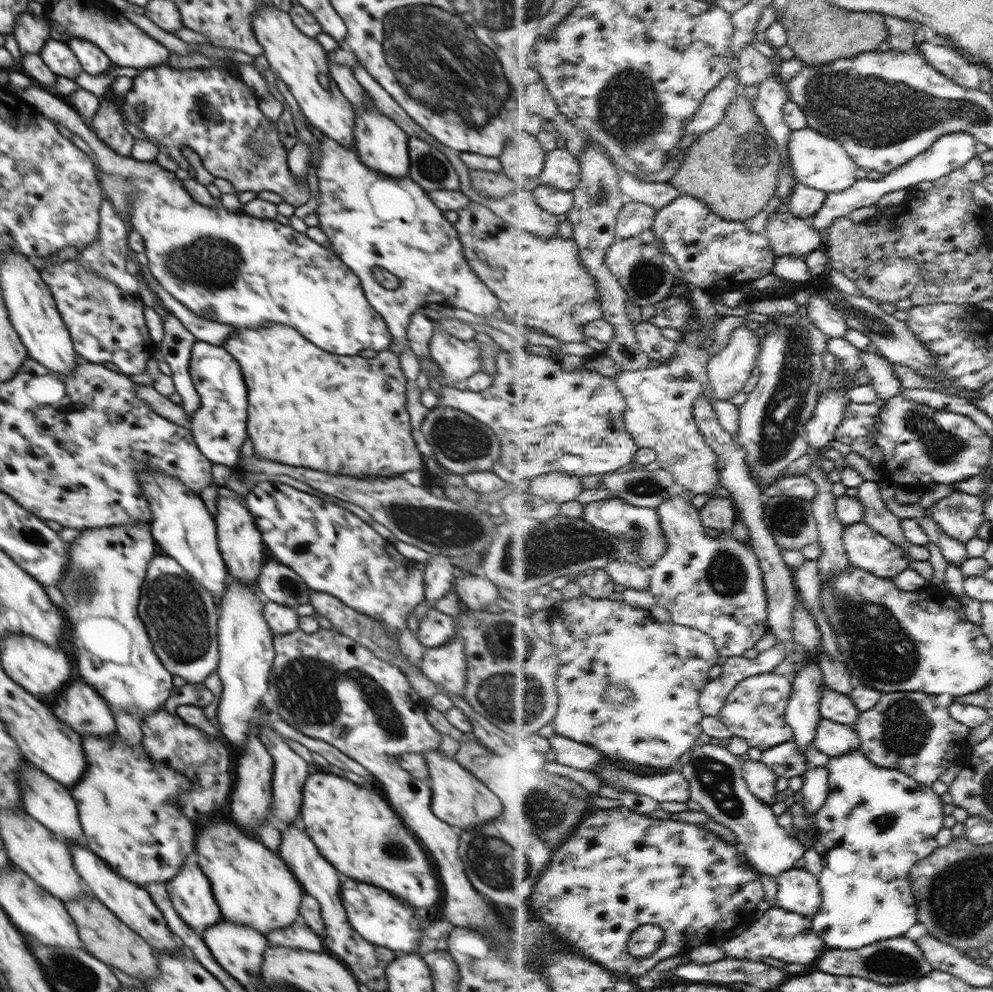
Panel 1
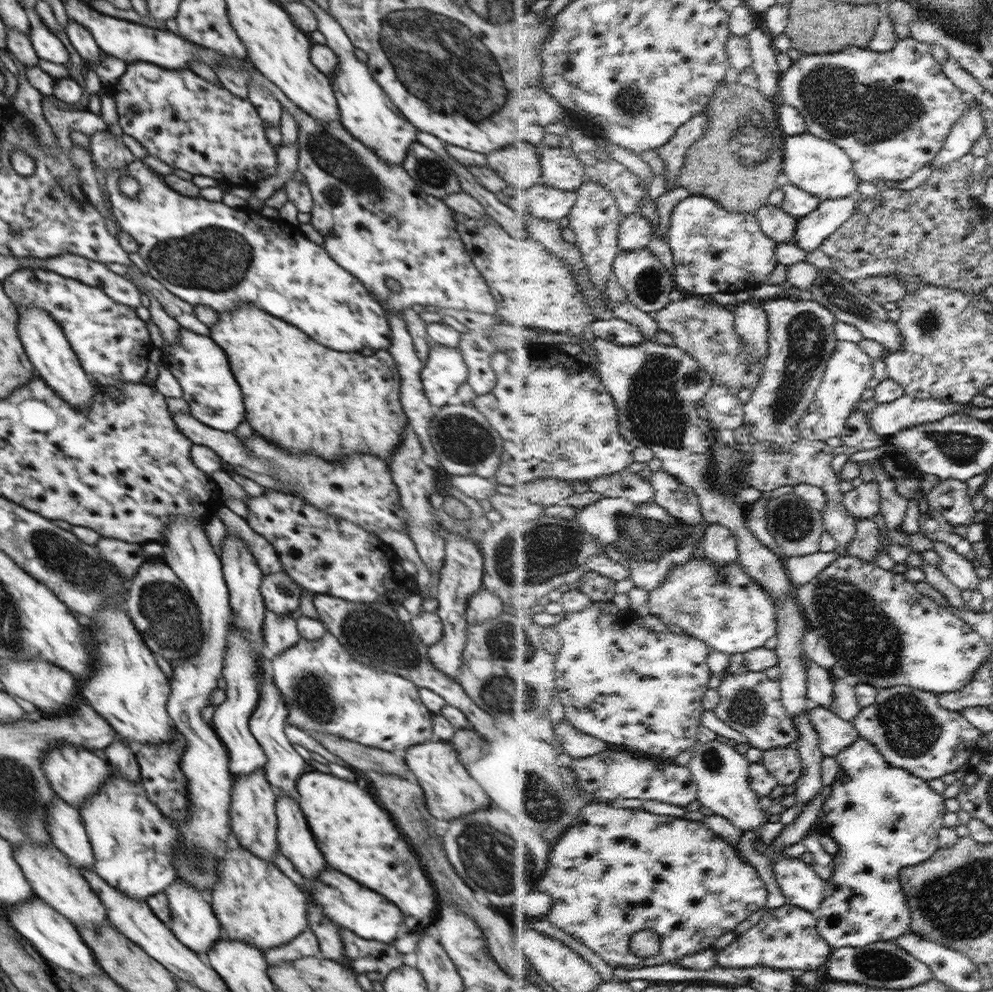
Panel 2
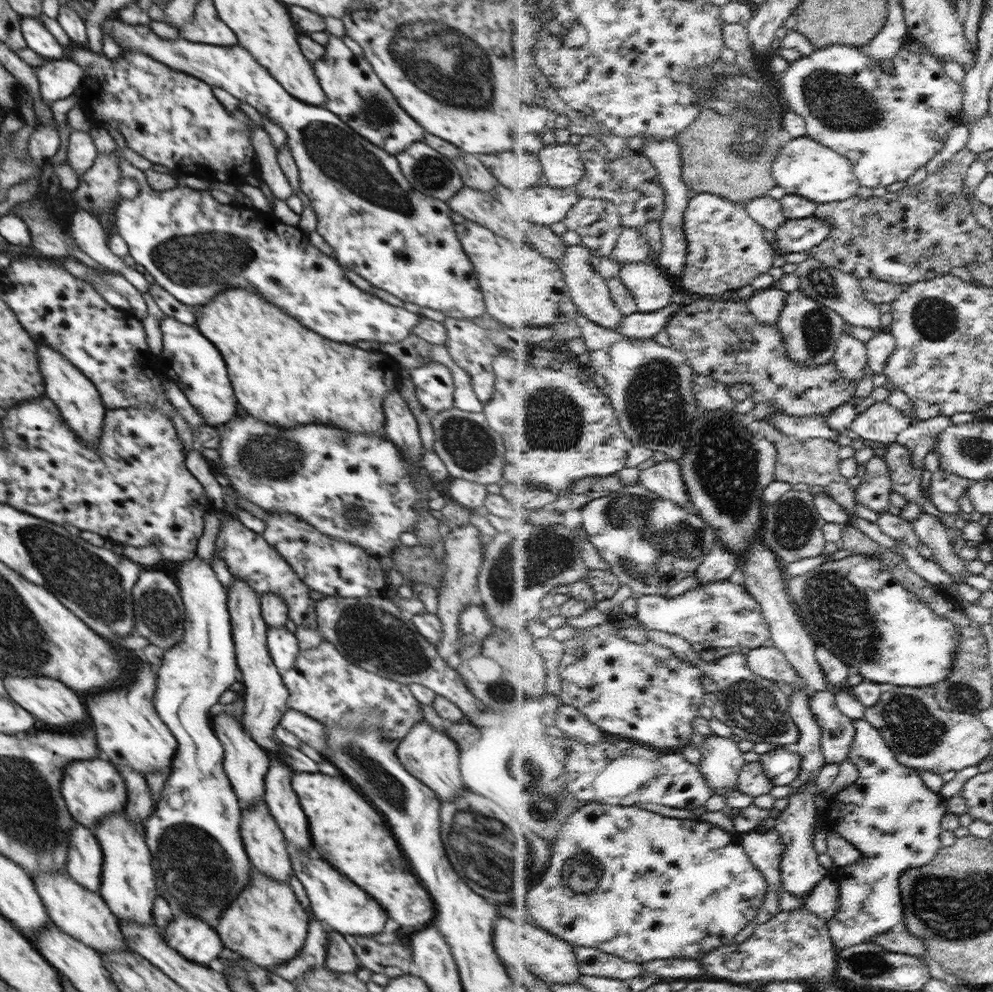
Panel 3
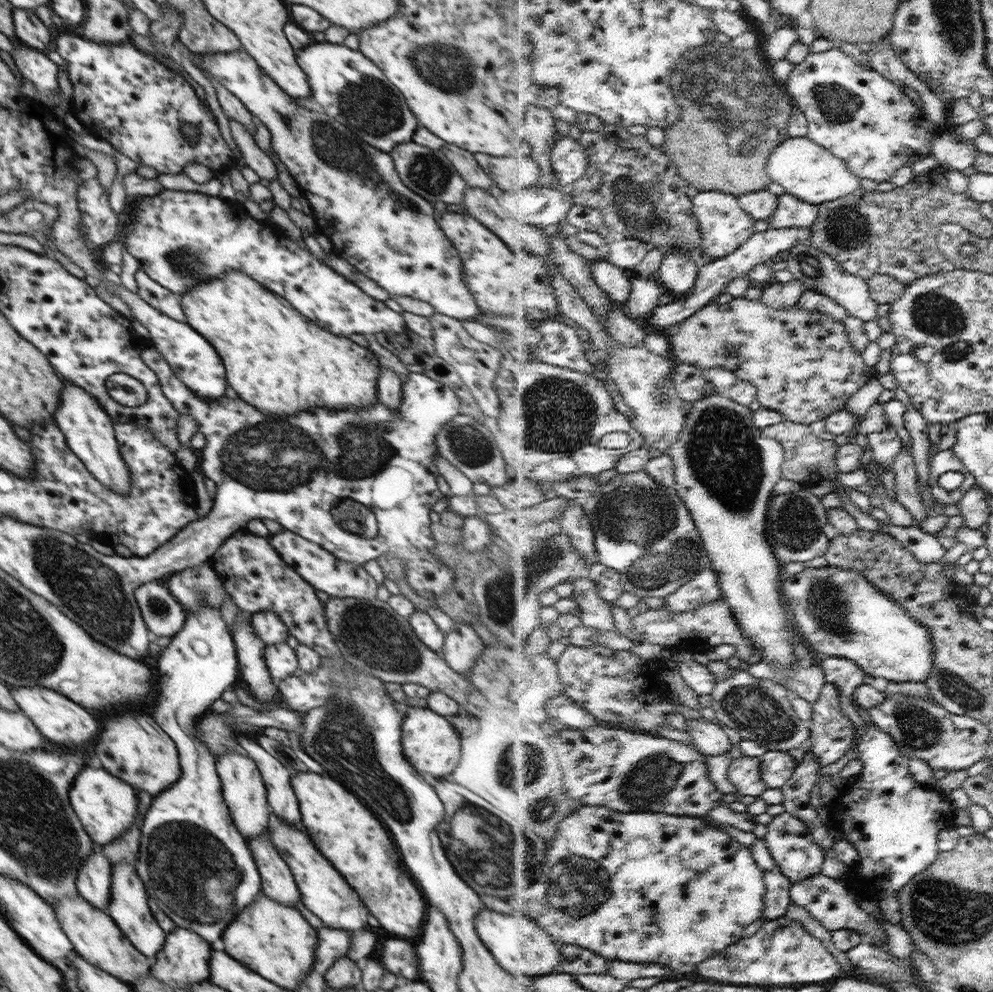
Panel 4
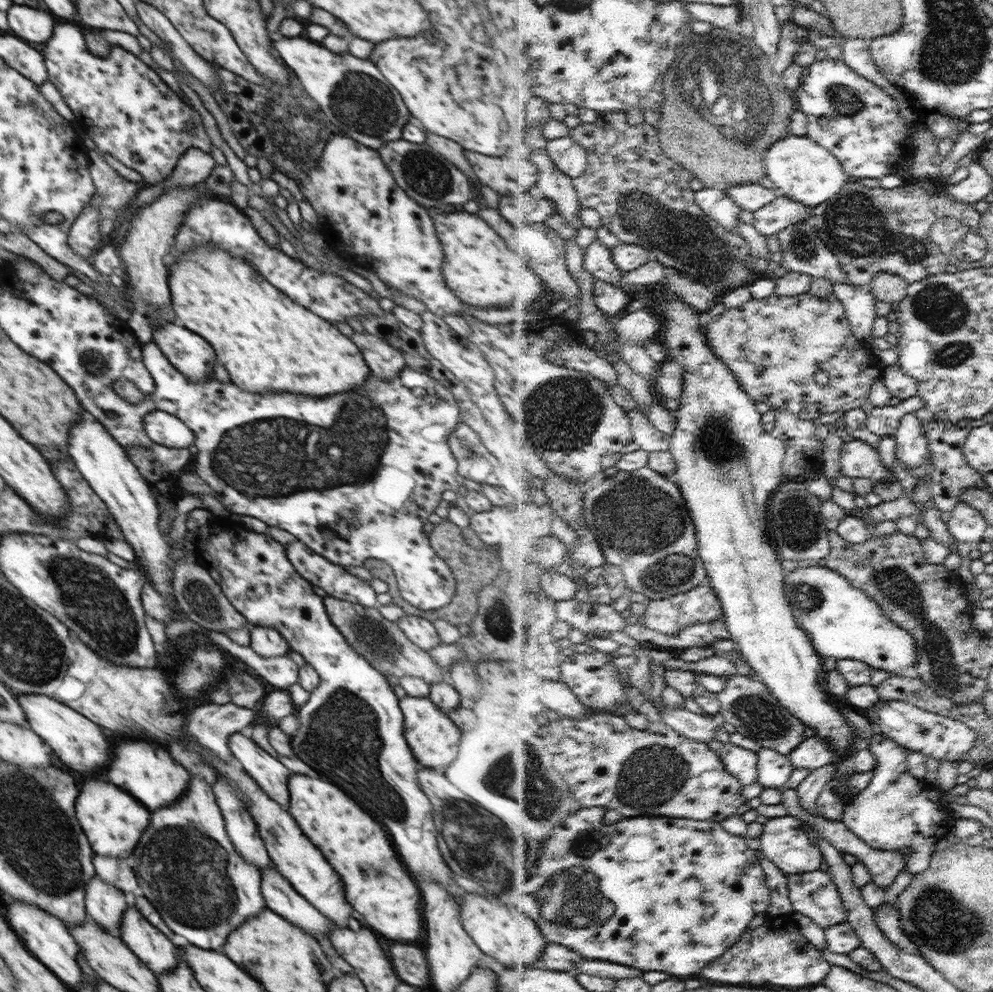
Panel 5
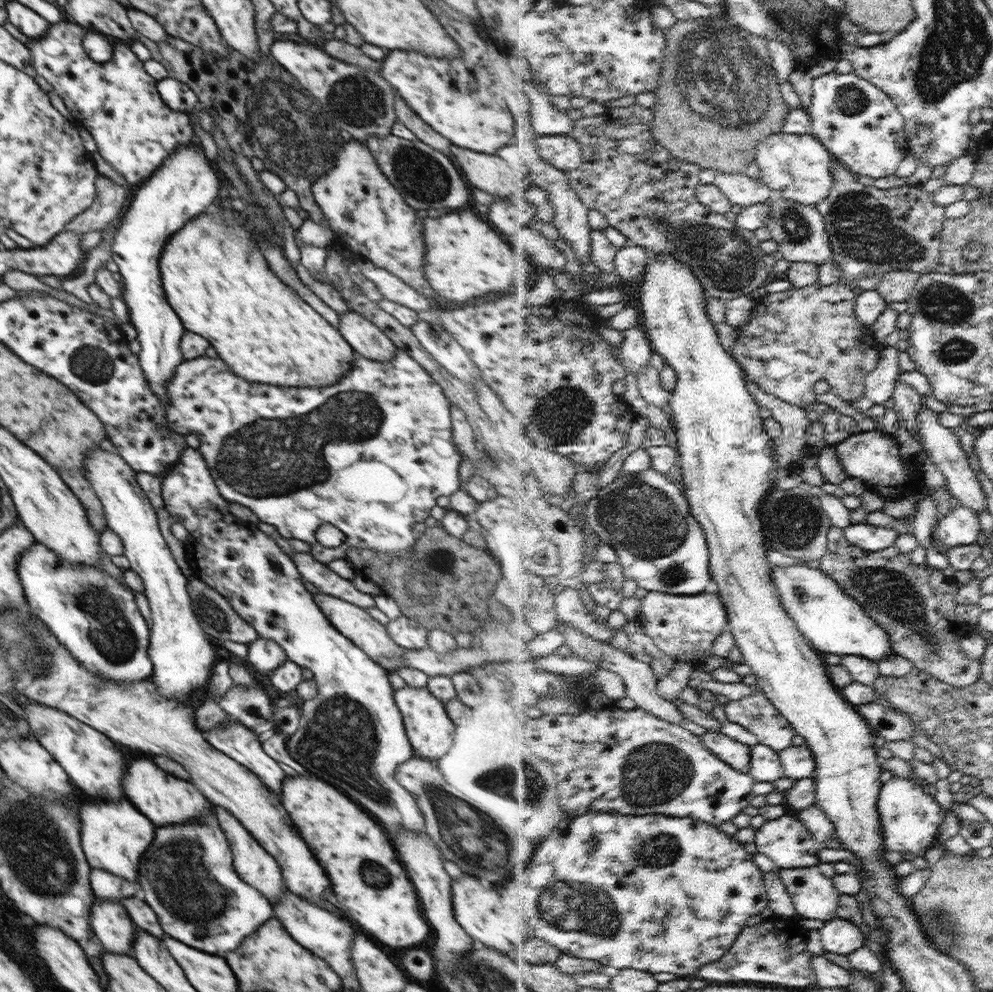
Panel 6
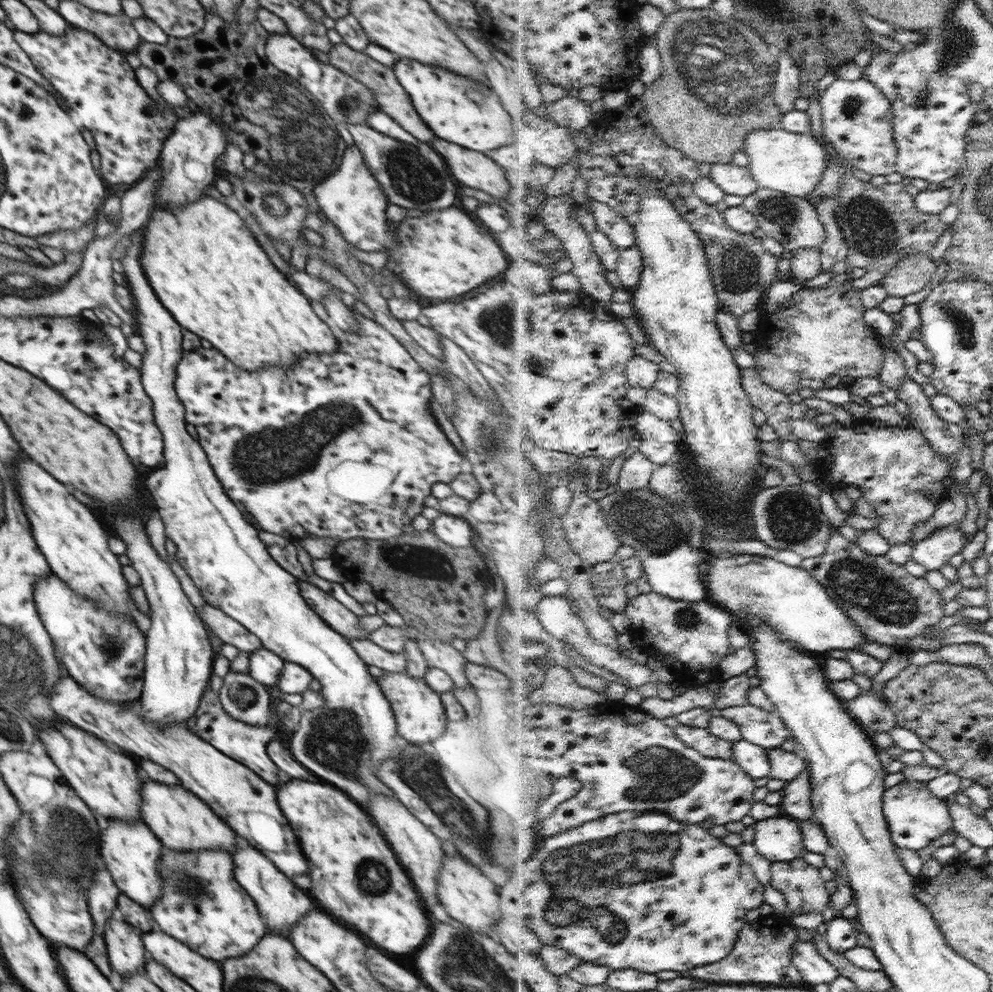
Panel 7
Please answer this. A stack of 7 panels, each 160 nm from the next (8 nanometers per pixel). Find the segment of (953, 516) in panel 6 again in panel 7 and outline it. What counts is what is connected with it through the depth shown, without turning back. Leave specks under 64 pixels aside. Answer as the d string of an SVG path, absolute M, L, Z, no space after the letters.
M944 527L915 546L913 559L929 572L943 570L946 564L955 562L958 552L964 549L964 545L966 540L960 527Z

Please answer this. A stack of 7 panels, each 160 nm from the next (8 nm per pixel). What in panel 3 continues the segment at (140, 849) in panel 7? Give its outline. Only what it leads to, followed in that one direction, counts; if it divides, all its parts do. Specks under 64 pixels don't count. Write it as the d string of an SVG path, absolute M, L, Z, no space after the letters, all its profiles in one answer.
M102 756L69 762L61 775L61 793L74 820L92 831L102 818L122 812L127 802L125 780L119 769Z

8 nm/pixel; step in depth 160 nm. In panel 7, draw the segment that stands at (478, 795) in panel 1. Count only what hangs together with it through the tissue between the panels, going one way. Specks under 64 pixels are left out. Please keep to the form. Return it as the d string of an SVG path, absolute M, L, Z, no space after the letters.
M406 672L384 674L376 678L382 692L388 699L397 722L397 734L404 740L421 746L426 742L432 742L444 734L446 726L445 710L441 696L432 690L422 677L412 677Z

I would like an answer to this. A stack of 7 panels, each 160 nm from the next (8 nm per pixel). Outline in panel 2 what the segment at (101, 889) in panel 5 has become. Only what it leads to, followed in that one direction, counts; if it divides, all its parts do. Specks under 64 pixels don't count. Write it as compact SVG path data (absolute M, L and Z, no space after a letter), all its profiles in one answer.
M56 795L47 806L47 811L48 819L45 825L53 845L80 870L93 870L93 848L79 810Z

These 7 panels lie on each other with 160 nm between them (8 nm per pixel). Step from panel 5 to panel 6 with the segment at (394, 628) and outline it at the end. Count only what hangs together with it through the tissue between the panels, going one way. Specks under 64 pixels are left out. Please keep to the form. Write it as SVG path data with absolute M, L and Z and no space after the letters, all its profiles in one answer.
M317 593L313 595L314 602L320 608L320 611L326 615L326 618L332 623L332 626L340 634L349 638L360 650L363 650L370 658L376 659L382 656L387 656L389 660L399 660L405 656L408 650L403 646L398 646L393 638L390 638L385 626L380 622L374 620L372 616L368 615L366 609L362 607L345 602L340 598L329 596L329 594Z

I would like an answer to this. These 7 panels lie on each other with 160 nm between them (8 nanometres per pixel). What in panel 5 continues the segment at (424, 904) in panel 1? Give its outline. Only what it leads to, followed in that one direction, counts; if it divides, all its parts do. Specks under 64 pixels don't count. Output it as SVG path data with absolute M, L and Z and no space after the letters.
M294 774L290 776L288 788L289 814L340 874L346 886L346 900L352 904L352 908L364 916L366 924L374 932L390 940L418 940L422 934L420 892L416 880L413 876L410 878L409 869L400 862L382 826L330 782Z

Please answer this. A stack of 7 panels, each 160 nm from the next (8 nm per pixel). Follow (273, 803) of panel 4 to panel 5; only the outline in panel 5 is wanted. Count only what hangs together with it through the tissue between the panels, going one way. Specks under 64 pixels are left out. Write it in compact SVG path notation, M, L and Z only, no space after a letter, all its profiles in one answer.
M246 732L230 735L228 746L244 770L258 783L258 786L283 808L290 802L288 776L292 774L277 758L262 750Z

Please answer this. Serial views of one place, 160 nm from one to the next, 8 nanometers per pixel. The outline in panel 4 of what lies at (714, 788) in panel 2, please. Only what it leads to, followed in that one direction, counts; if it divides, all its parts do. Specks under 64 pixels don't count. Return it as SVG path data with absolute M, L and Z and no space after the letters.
M708 718L693 719L690 724L690 734L697 747L707 756L728 756L732 750L732 740L722 725L712 723Z

